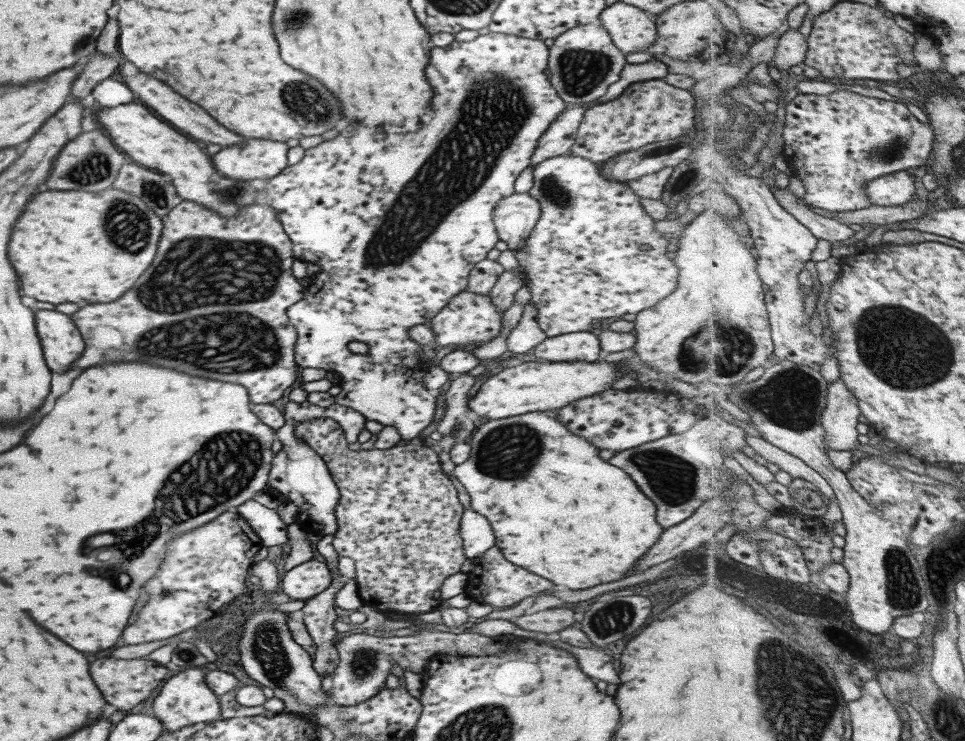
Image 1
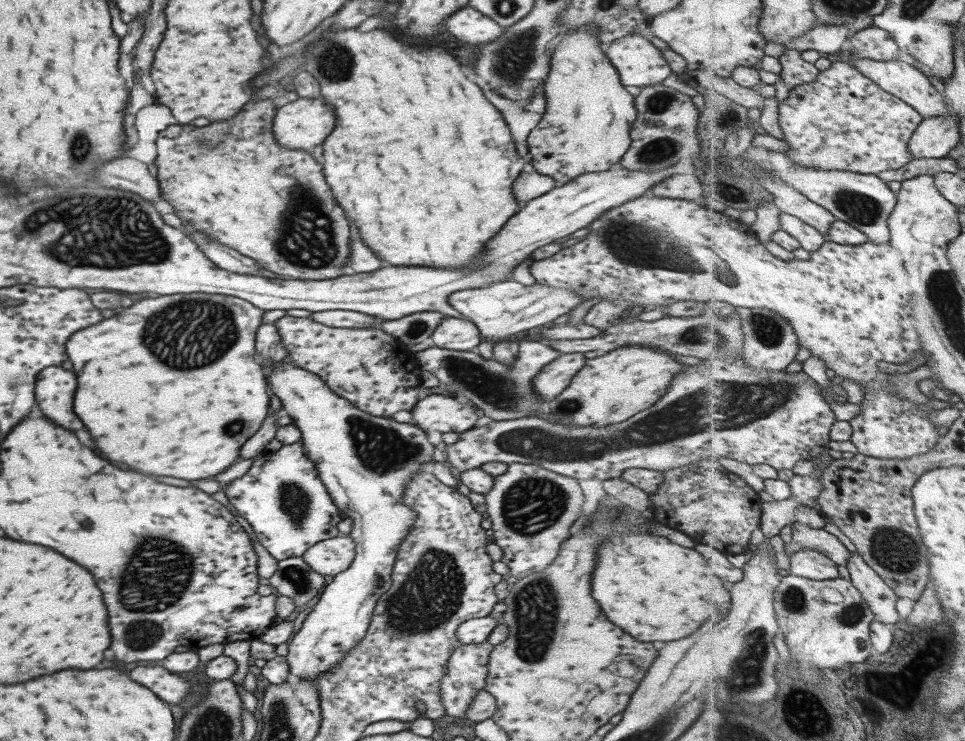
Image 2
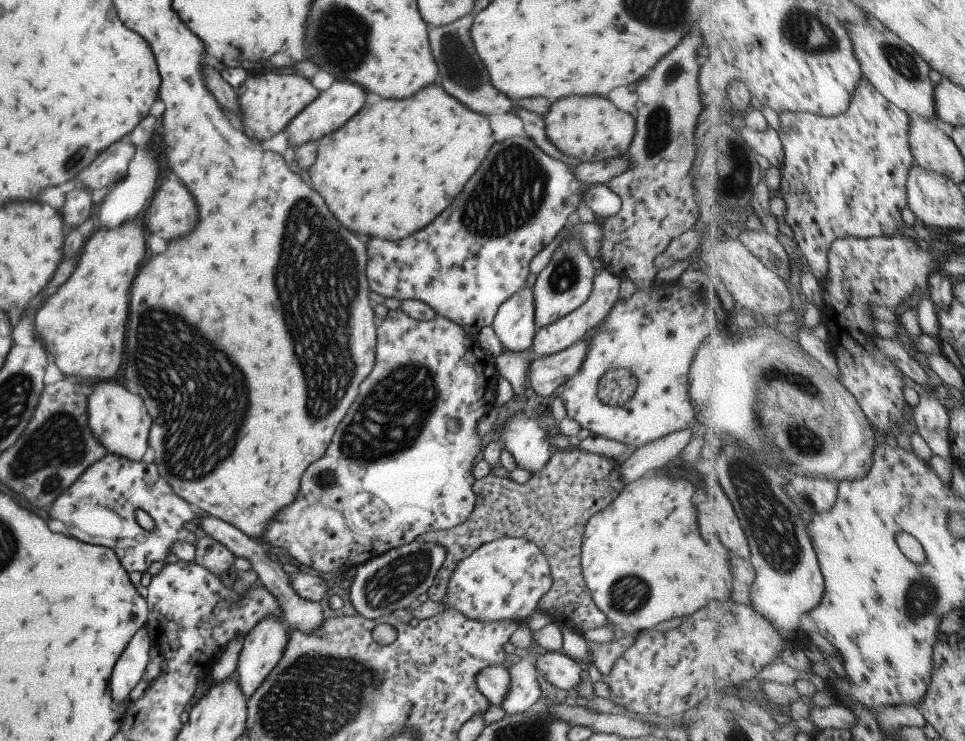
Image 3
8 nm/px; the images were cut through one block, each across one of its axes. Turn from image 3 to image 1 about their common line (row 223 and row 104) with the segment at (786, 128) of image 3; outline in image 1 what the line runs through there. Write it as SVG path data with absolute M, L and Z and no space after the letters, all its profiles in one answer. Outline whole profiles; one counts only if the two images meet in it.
M836 90L829 95L819 94L802 94L799 93L793 97L786 105L786 122L784 125L784 143L781 154L785 157L788 165L792 165L797 170L797 177L805 186L806 194L802 201L811 208L818 211L829 211L831 213L847 213L853 210L867 209L872 206L872 201L867 193L867 186L871 181L882 178L883 176L898 173L899 171L907 170L909 168L920 167L927 164L931 151L934 151L934 128L930 123L921 122L919 118L915 118L905 102L893 102L889 100L882 100L879 98L871 98L869 96L862 96L855 92L846 90Z

